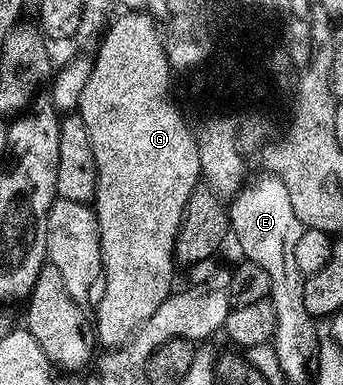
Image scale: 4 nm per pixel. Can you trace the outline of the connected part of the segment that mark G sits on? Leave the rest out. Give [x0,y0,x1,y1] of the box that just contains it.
[76,19,202,349]

